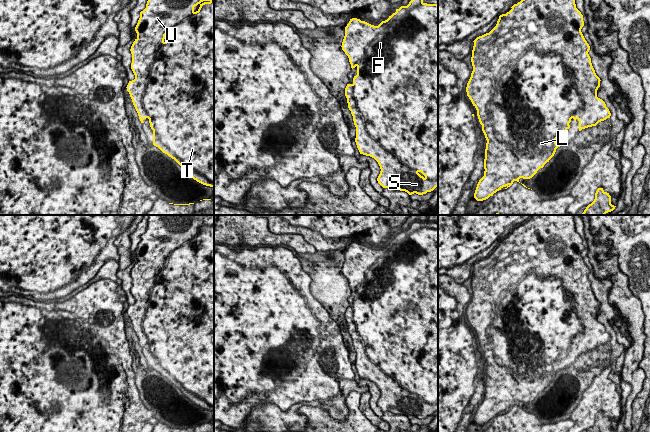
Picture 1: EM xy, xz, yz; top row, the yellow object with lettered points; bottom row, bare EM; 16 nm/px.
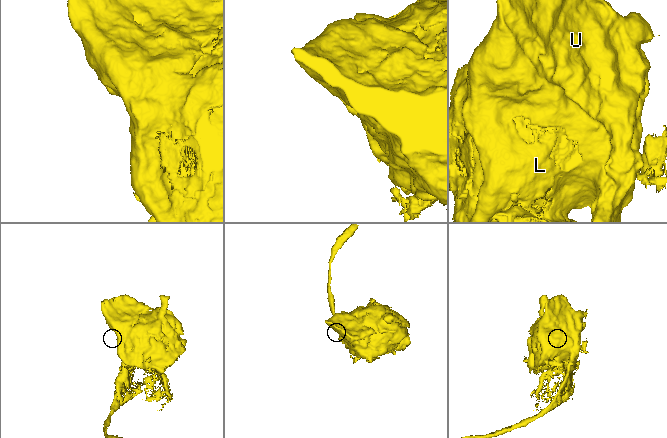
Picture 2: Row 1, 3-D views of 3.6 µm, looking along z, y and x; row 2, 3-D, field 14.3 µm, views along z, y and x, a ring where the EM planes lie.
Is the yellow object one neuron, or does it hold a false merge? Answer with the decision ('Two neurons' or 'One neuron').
Two neurons

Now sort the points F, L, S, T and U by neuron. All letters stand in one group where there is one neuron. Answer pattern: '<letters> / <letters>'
F S T U / L

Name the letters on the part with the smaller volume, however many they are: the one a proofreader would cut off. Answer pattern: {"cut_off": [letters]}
{"cut_off": ["L"]}

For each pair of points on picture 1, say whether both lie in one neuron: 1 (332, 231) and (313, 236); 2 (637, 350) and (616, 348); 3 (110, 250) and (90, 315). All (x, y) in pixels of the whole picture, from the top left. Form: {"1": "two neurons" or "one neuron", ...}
{"1": "one neuron", "2": "two neurons", "3": "two neurons"}

